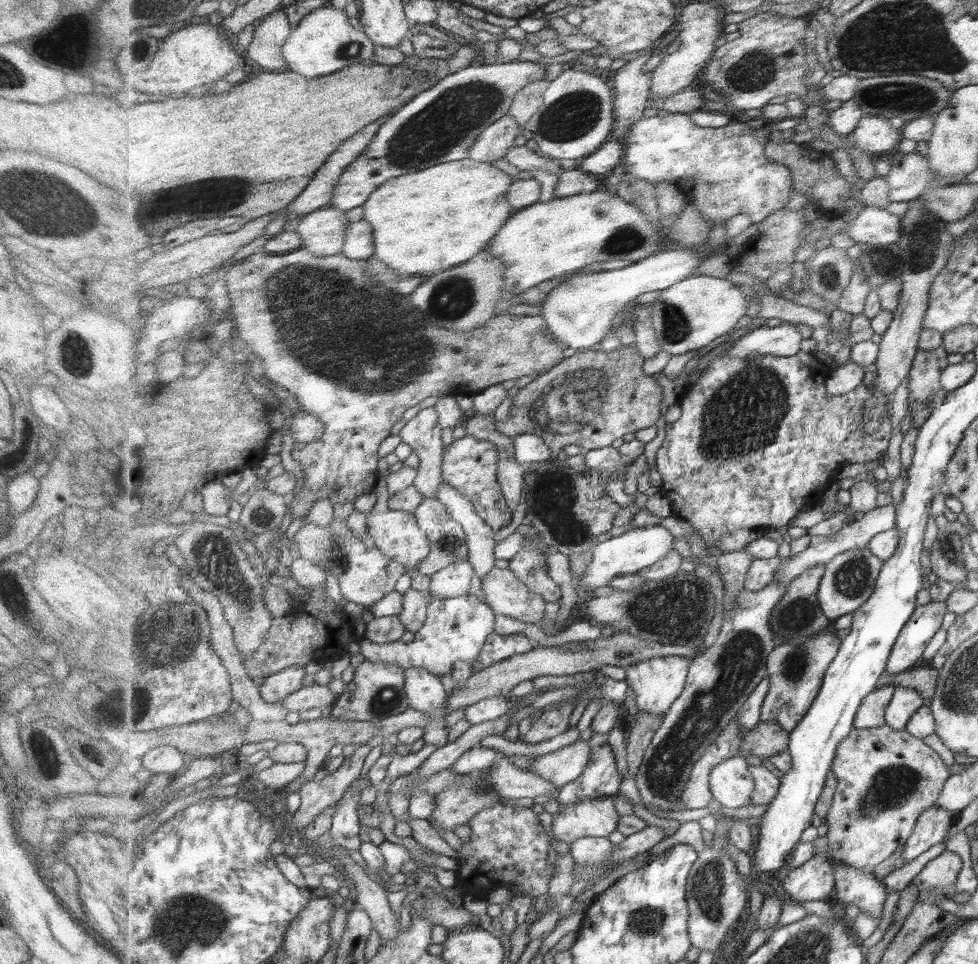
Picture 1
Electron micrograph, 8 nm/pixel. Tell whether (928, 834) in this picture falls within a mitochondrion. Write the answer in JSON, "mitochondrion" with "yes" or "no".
{"mitochondrion":"no"}

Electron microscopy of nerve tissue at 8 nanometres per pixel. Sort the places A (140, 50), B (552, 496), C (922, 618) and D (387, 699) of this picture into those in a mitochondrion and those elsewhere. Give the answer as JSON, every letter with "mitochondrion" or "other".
{"A":"mitochondrion","B":"mitochondrion","C":"other","D":"mitochondrion"}

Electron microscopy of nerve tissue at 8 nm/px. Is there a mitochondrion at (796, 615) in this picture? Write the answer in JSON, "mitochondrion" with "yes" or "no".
{"mitochondrion":"yes"}

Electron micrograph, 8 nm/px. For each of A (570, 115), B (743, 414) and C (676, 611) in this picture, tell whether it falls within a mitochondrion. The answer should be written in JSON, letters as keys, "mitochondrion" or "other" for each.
{"A":"mitochondrion","B":"mitochondrion","C":"mitochondrion"}

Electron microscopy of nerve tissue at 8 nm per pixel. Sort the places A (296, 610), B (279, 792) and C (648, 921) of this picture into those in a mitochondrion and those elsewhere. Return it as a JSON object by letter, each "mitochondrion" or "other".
{"A":"other","B":"other","C":"mitochondrion"}

